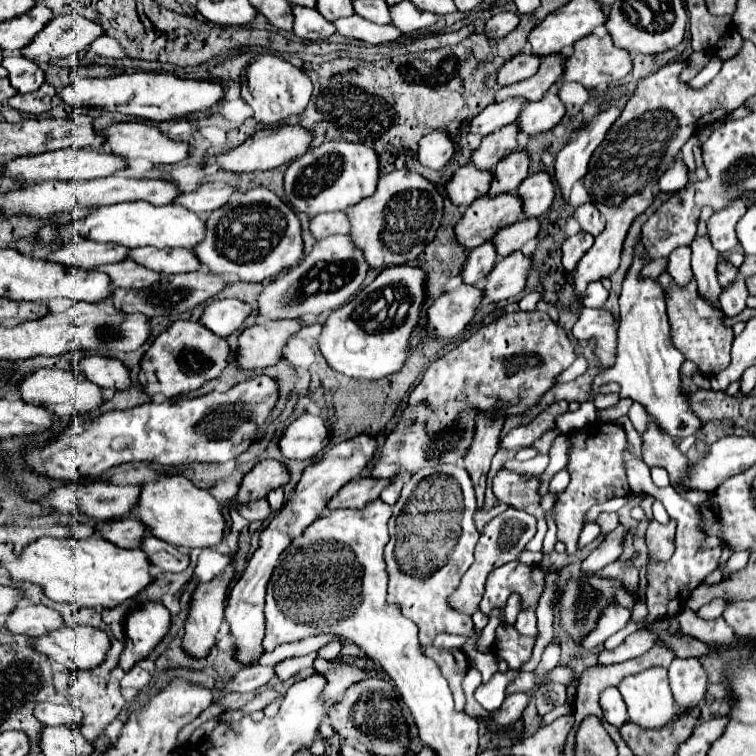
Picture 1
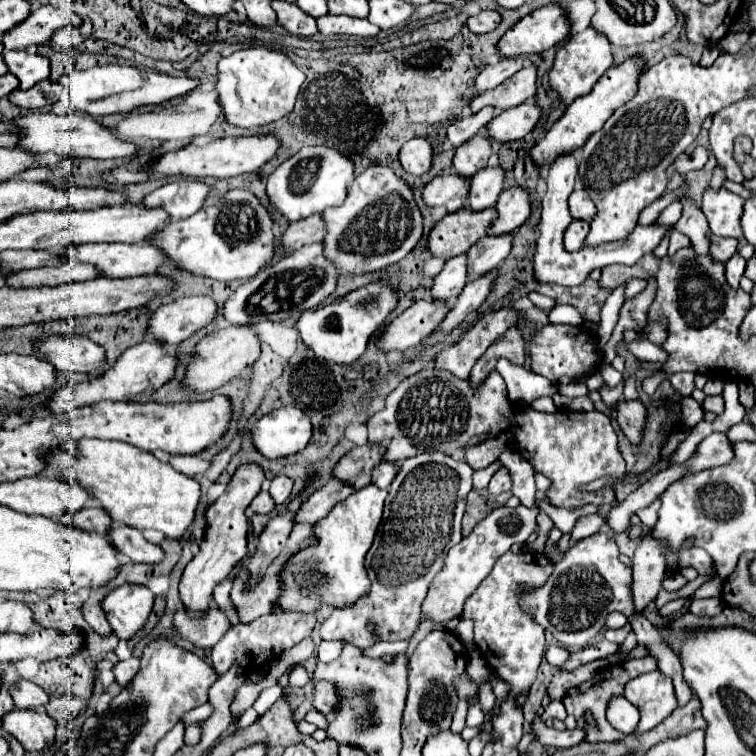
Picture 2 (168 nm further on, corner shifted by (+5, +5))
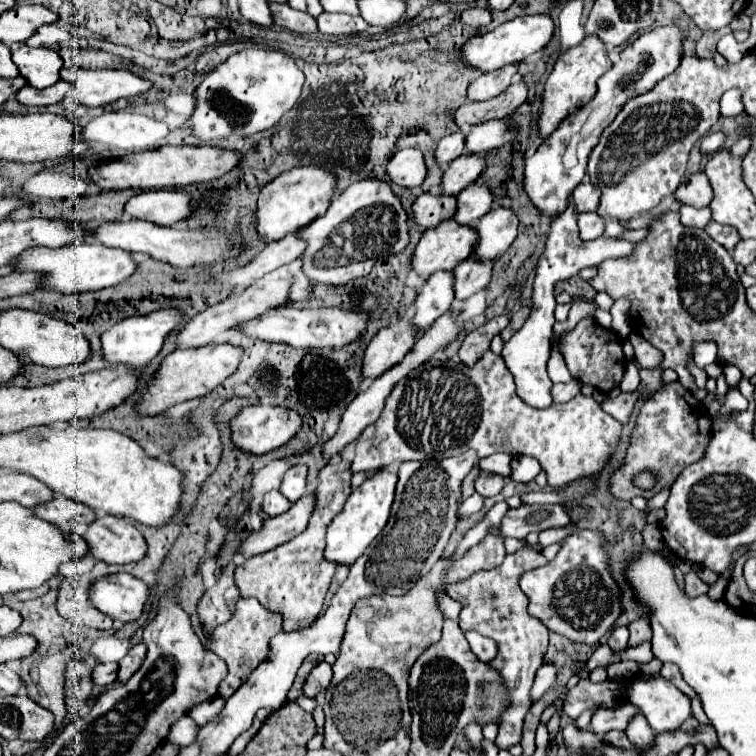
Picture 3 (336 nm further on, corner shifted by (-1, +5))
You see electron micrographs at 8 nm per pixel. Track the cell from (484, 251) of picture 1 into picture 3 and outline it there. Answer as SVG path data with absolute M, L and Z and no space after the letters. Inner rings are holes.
M451 271L433 273L425 281L421 293L417 295L417 299L413 303L415 315L413 315L411 323L417 331L417 337L421 337L437 317L447 313L453 299L455 299L455 293L451 293Z

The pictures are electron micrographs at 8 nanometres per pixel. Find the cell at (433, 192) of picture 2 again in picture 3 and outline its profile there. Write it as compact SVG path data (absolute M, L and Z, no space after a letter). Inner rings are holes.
M423 193L413 203L413 219L417 225L429 229L437 227L455 215L455 197L439 197Z

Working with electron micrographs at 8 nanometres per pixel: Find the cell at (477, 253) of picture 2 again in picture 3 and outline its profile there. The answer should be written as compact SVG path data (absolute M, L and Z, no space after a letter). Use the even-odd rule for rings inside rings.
M465 259L463 263L459 263L453 269L453 277L455 277L455 299L467 299L471 295L475 295L477 291L485 289L491 281L491 263L475 263L469 259Z

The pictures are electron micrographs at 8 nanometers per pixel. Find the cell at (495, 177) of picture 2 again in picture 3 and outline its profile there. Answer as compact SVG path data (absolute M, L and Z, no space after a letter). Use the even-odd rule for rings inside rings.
M483 183L469 185L457 197L457 213L453 215L453 221L459 225L475 225L491 209L491 203L493 195Z

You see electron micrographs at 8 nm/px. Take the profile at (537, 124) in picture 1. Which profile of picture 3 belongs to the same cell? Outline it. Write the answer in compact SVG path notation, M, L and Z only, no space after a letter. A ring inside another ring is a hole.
M487 121L473 125L465 135L465 151L485 155L497 147L511 143L515 137L513 129L507 129L507 121Z

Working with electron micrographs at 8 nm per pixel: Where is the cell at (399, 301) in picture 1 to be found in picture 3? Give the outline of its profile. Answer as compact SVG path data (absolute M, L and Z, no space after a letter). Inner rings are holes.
M281 307L271 309L255 319L237 323L235 329L243 331L247 337L267 341L267 343L287 343L291 347L307 349L307 347L343 347L357 337L363 335L367 327L367 315L365 313L351 313L345 309L295 309L295 307Z

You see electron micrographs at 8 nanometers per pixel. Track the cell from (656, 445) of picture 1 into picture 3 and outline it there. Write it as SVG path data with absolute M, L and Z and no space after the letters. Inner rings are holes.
M619 393L617 397L607 397L601 401L601 409L609 415L613 415L619 423L627 423L629 421L629 415L633 411L633 405L637 401L639 393Z

